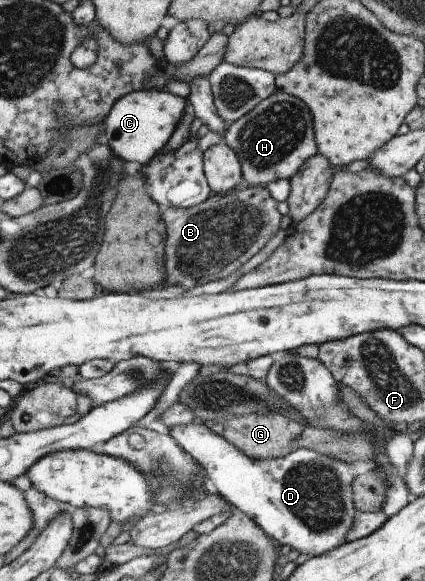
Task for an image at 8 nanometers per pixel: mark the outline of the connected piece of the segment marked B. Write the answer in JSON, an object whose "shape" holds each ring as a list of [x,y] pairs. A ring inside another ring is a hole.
{"shape":[[[248,185],[244,190],[233,190],[232,192],[226,194],[214,194],[211,195],[209,199],[205,202],[200,203],[198,206],[190,208],[180,208],[180,207],[168,207],[163,210],[162,216],[166,221],[166,232],[168,233],[167,239],[165,241],[164,250],[166,251],[166,283],[163,283],[163,287],[168,285],[178,285],[183,287],[185,290],[193,289],[211,282],[216,282],[217,280],[225,279],[231,274],[234,274],[237,269],[241,269],[253,255],[257,255],[261,251],[261,247],[265,247],[274,235],[279,233],[281,229],[281,211],[279,211],[279,201],[274,198],[274,195],[265,186],[251,186]]]}

